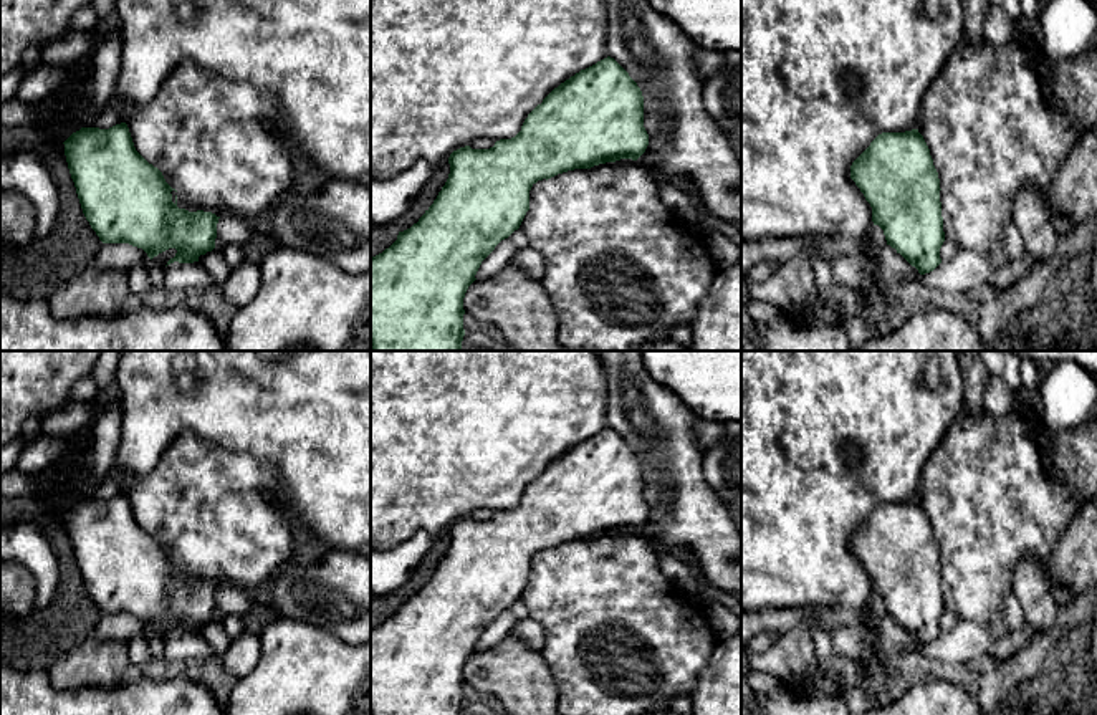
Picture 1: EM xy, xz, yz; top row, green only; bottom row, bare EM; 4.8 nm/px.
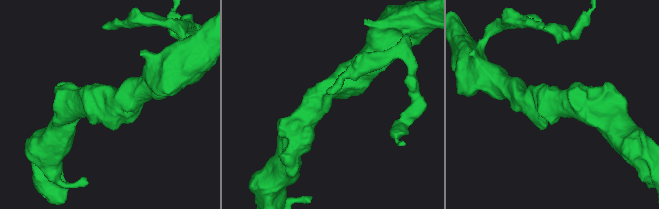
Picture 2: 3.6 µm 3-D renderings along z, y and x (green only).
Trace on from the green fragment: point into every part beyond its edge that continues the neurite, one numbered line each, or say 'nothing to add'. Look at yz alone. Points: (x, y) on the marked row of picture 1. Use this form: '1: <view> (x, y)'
nothing to add

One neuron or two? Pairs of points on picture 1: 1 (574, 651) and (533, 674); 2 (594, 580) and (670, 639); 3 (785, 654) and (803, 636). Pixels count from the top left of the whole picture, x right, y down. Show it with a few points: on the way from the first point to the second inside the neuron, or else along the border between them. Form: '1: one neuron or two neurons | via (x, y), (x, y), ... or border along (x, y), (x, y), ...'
1: two neurons | border along (538, 652), (550, 671), (560, 697)
2: one neuron | via (613, 598), (652, 638)
3: one neuron | via (790, 649), (798, 641)

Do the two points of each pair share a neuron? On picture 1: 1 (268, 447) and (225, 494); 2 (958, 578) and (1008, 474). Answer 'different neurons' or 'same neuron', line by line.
1: different neurons
2: same neuron

